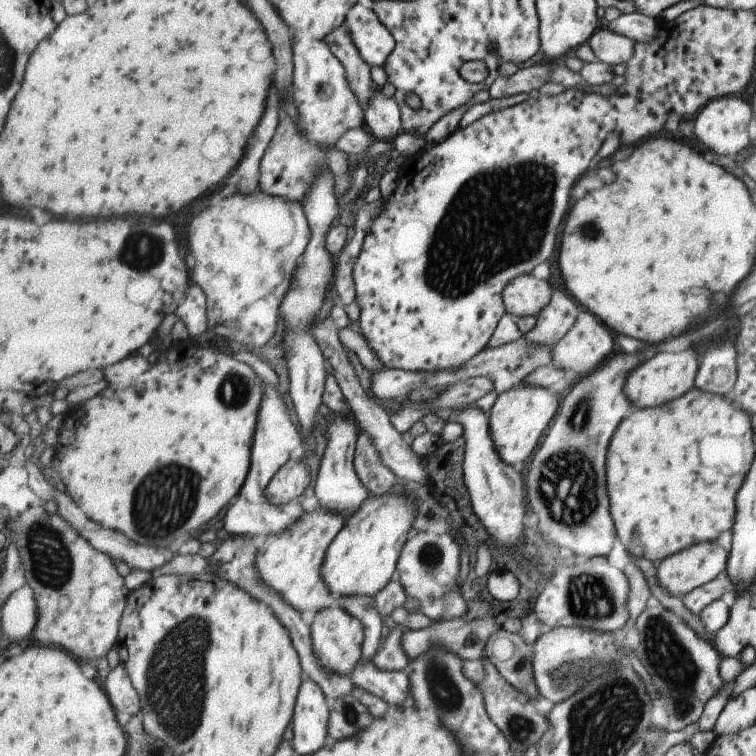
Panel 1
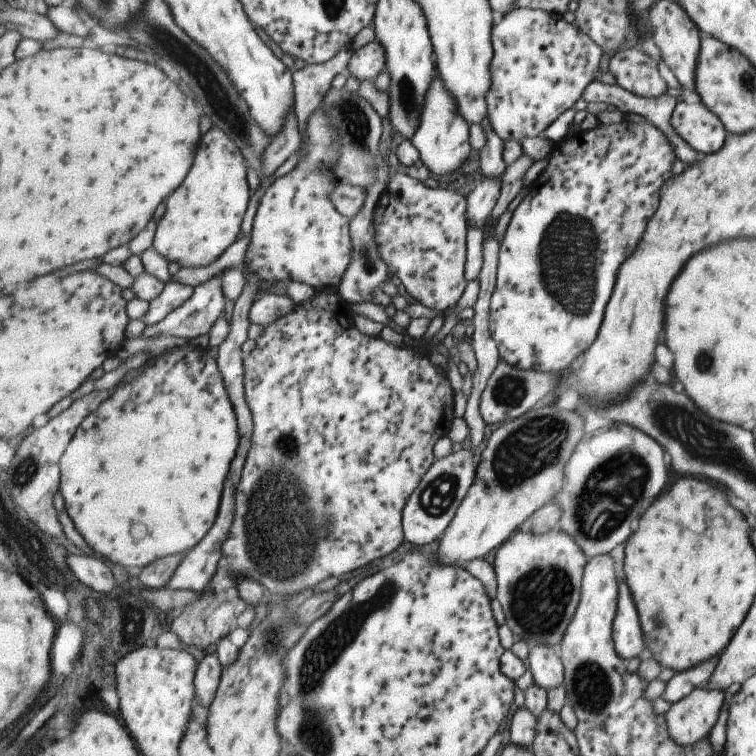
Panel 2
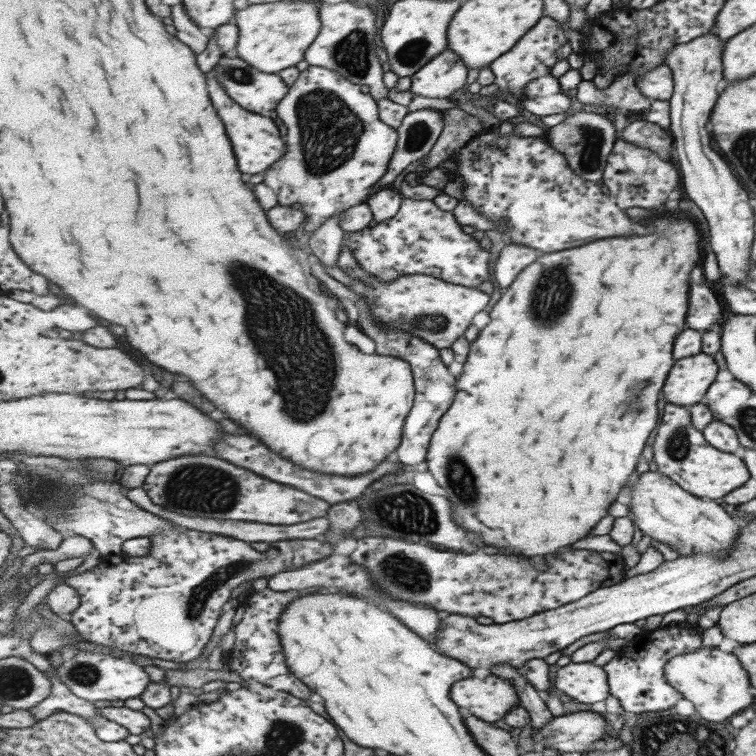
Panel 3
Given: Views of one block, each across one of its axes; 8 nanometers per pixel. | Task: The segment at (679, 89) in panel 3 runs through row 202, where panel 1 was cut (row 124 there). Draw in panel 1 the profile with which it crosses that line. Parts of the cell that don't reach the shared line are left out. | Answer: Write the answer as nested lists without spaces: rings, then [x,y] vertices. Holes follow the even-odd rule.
[[[741,98],[715,99],[694,118],[695,134],[713,152],[735,158],[749,144],[749,120],[749,104]]]

